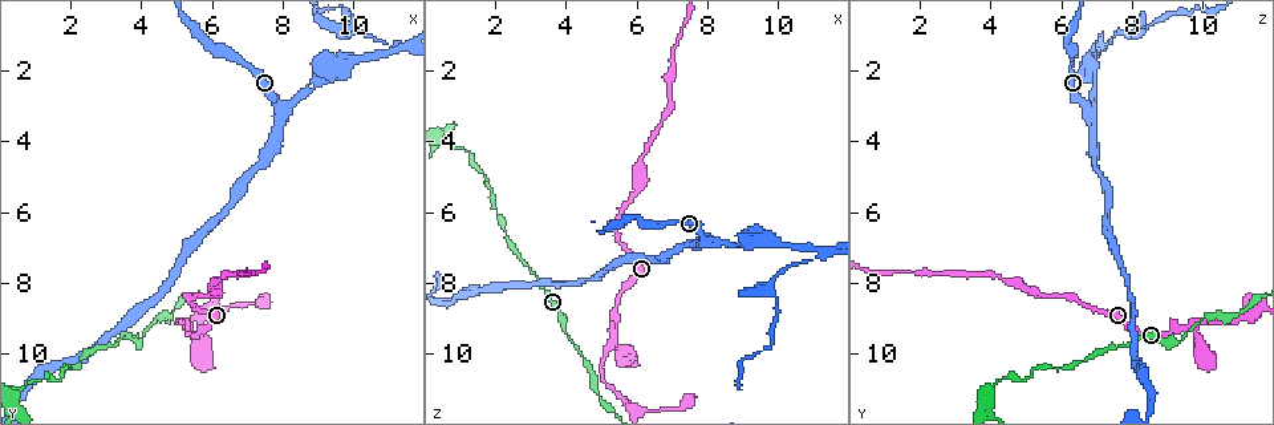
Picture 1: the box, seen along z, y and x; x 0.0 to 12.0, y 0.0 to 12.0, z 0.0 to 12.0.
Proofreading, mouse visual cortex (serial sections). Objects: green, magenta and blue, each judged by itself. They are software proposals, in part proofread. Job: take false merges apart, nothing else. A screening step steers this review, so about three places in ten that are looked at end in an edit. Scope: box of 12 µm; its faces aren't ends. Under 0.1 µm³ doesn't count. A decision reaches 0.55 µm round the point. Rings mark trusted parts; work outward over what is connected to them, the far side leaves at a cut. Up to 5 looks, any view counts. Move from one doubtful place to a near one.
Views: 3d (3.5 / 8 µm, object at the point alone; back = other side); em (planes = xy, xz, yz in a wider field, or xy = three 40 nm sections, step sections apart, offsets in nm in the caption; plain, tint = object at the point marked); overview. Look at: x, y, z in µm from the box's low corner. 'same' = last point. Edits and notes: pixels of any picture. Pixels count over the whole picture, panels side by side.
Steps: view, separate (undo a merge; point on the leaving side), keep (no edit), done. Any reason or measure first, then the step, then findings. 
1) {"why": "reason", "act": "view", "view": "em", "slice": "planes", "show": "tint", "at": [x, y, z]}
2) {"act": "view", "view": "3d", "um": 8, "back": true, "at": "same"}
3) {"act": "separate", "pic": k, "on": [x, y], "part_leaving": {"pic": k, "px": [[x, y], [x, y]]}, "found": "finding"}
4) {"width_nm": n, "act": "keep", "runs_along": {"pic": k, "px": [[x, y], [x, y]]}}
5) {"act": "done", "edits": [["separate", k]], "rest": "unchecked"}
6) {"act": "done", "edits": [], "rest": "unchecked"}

{"why": "sharp bend", "act": "view", "view": "3d", "um": 8, "back": true, "at": [8.5, 2.8, 6.9]}

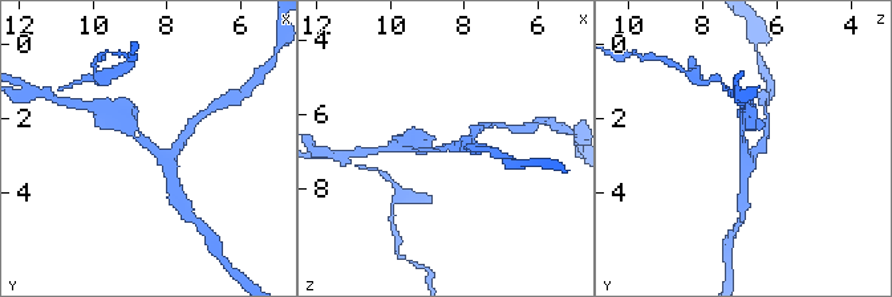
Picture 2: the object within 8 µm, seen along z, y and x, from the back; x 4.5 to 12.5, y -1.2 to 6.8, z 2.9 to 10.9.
{"why": "closer look", "act": "view", "view": "3d", "um": 3.5, "at": [8.4, 2.8, 6.9]}

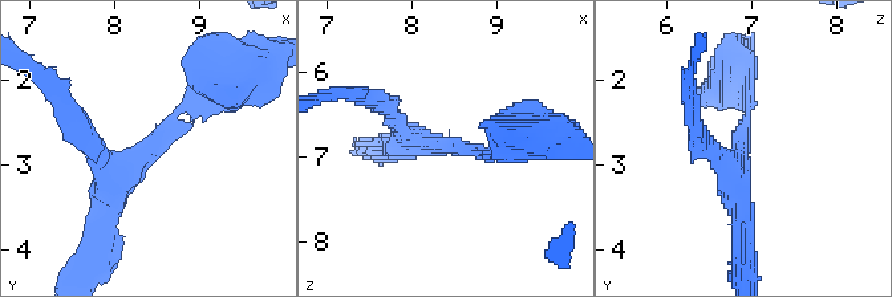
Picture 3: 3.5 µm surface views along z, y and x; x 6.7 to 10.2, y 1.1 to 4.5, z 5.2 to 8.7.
{"act": "view", "view": "em", "slice": "xy", "step": 3, "show": "tint", "at": [8.50, 2.75, 6.85]}

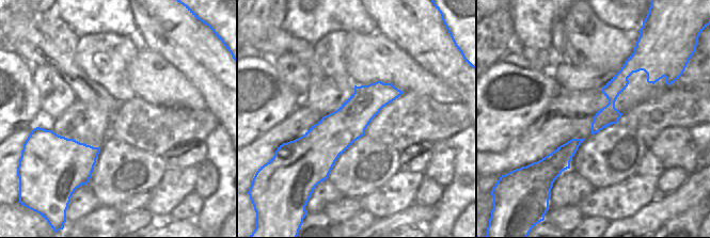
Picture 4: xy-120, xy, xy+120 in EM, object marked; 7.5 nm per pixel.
{"act": "keep", "runs_along": {"pic": 3, "px": [[97, 153], [126, 173], [207, 76]]}, "found": "continuous, no second cell"}

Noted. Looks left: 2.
{"act": "view", "view": "3d", "um": 3.5, "at": [11.2, 1.4, 7.1]}

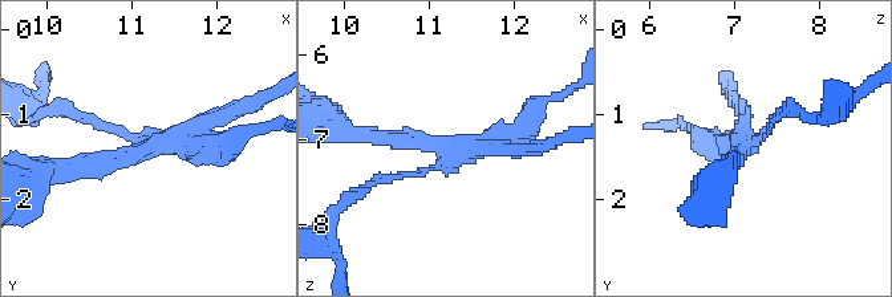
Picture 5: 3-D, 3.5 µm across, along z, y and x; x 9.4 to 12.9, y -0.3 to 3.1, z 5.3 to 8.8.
{"arms": 3, "arm_widths_nm": [100, 200, 250], "why": "shape alone is not enough", "act": "view", "view": "em", "slice": "planes", "show": "tint", "at": [11.25, 1.35, 7.10]}

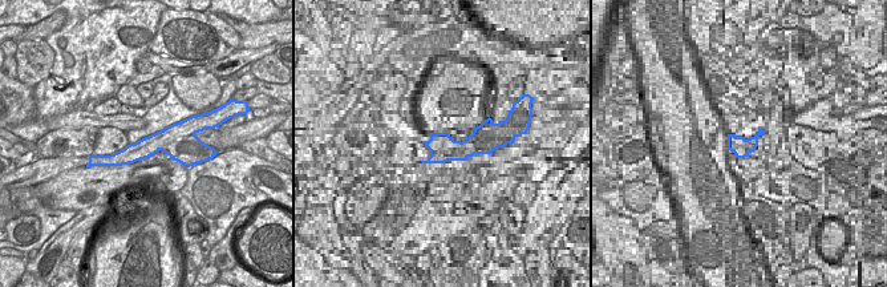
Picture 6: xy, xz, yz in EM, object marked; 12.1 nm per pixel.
{"act": "separate", "pic": 5, "on": [230, 146], "part_leaving": {"pic": 5, "px": [[137, 141], [68, 109], [43, 113]]}, "found": "a second cell is stuck on"}

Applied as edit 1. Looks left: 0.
{"act": "done", "edits": [["separate", 5]], "rest": "unchecked"}

